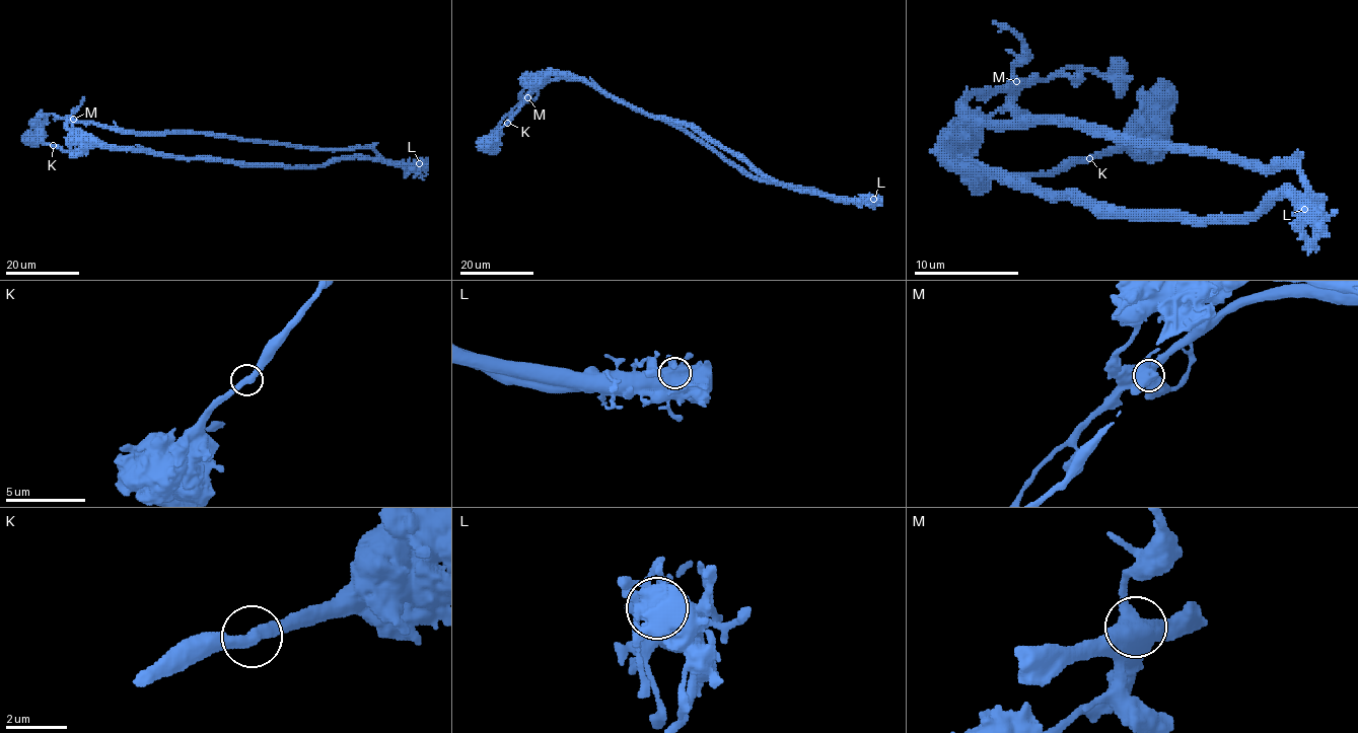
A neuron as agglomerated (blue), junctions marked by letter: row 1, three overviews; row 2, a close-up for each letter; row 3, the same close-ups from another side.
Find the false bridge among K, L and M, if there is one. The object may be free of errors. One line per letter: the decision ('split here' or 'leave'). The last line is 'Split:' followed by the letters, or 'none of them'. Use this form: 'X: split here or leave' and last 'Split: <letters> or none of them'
K: leave
L: split here
M: leave
Split: L

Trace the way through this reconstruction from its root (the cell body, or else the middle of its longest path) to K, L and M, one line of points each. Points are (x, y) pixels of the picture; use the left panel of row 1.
K: (85, 140), (75, 151), (63, 151), (53, 145)
L: (85, 140), (105, 145), (143, 148), (174, 157), (208, 157), (247, 164), (318, 166), (344, 158), (419, 163)
M: (85, 140), (66, 128), (73, 119)

